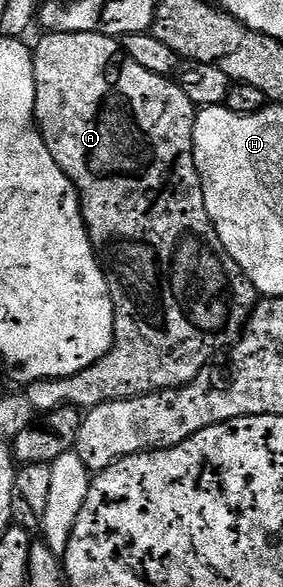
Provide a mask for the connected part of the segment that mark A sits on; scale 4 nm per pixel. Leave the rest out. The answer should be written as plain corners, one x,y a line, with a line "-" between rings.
49,33
43,34
37,45
34,45
32,62
34,63
34,83
36,84
36,128
40,130
46,147
50,147
50,155
54,155
54,163
62,167
62,171
70,180
72,186
80,194
80,213
84,217
84,225
88,228
88,238
96,248
96,258
104,266
104,278
108,280
110,299
114,303
114,331
116,341
112,350
98,363
85,369
58,375
52,381
32,381
26,386
26,396
30,407
37,414
43,415
61,409
67,405
81,411
98,407
102,403
121,401
131,397
141,397
147,393
161,393
164,389
180,389
192,382
209,364
208,361
219,349
227,350
240,340
252,315
258,294
250,279
234,263
234,259
224,250
212,226
210,215
206,211
206,199
202,191
200,173
194,163
192,140
194,139
194,123
198,107
186,95
186,91
172,77
154,75
154,71
146,71
139,63
125,58
115,40
97,33

